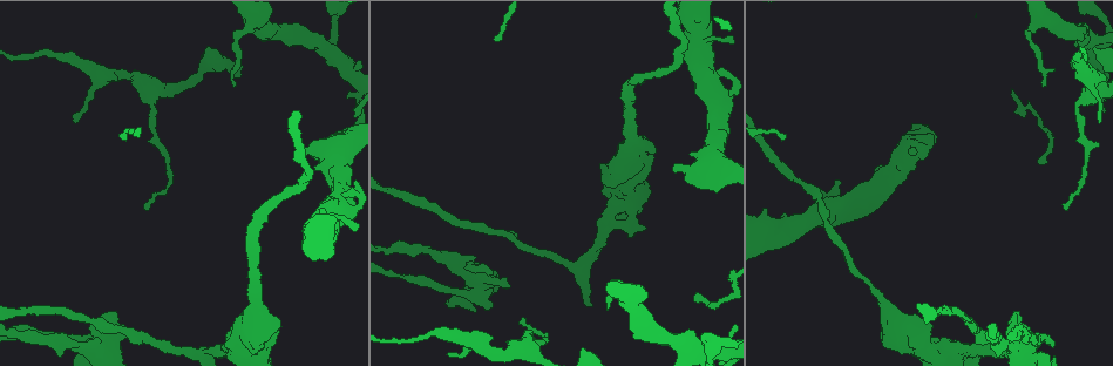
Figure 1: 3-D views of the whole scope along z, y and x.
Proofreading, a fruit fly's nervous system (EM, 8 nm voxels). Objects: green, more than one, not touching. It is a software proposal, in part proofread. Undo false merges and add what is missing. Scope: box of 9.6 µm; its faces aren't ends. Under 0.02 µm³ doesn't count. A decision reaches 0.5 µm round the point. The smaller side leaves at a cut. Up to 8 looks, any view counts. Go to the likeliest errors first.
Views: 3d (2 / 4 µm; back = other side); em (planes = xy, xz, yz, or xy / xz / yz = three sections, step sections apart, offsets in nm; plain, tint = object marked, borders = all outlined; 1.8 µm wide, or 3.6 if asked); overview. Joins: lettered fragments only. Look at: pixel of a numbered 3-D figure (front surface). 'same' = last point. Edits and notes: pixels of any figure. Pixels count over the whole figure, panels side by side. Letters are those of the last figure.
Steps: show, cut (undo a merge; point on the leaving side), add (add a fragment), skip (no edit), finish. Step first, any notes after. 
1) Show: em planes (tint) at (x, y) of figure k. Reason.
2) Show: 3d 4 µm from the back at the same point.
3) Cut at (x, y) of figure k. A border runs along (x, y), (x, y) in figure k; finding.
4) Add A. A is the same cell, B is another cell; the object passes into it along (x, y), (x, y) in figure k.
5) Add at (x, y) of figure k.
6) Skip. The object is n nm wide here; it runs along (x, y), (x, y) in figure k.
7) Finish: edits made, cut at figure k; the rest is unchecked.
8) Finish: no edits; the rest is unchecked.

Show: 3d 2 µm at (944, 355) of figure 1.

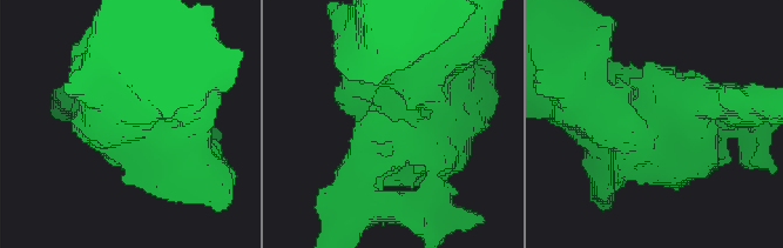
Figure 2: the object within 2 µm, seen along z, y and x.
Show: em planes (borders) at (654, 122) of figure 2. Shape alone is not enough.

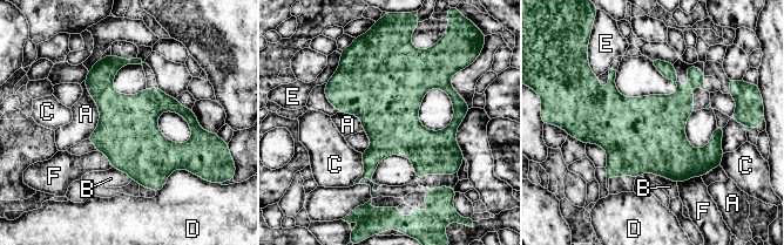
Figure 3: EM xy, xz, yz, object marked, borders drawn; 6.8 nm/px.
Skip. The longest contact is with A, 400 nm; A, B, C, D, E and F are other cells; all the same cell.

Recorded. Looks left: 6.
Show: em planes (borders) at (254, 21) of figure 1.

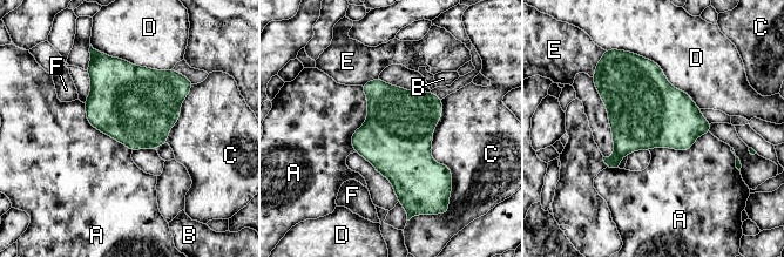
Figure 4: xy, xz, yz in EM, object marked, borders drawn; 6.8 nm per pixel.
Skip. A, B, C, D, E and F are other cells; a border runs along (362, 86), (355, 151) in figure 4; continuous, no second cell.

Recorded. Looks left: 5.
Show: 3d 4 µm at (703, 43) of figure 1. Calibre changes.

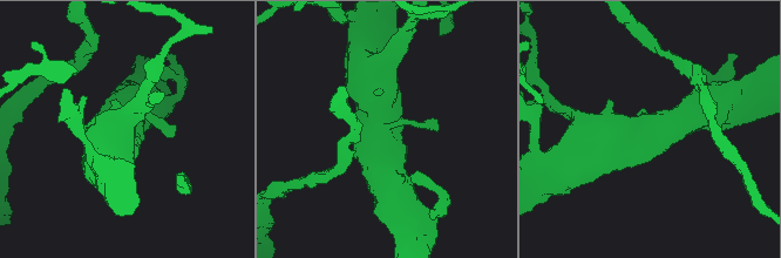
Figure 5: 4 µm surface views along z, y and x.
Show: em 3.6 µm xz step 16 (plain) at (386, 129) of figure 5.

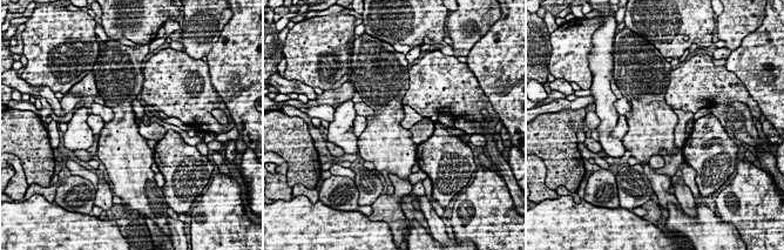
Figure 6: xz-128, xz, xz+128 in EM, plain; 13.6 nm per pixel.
Show: em 3.6 µm xz step 16 (borders) at the same point. What lies round it.

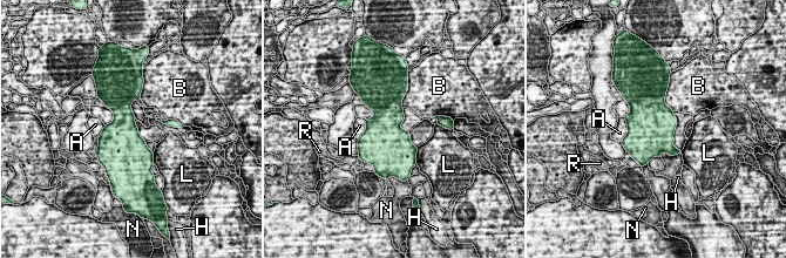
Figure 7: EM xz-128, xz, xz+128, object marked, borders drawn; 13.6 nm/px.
Skip. A, B, H, L, N and R are other cells; all the same cell.

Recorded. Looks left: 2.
Finish: no edits; the rest is unchecked.

